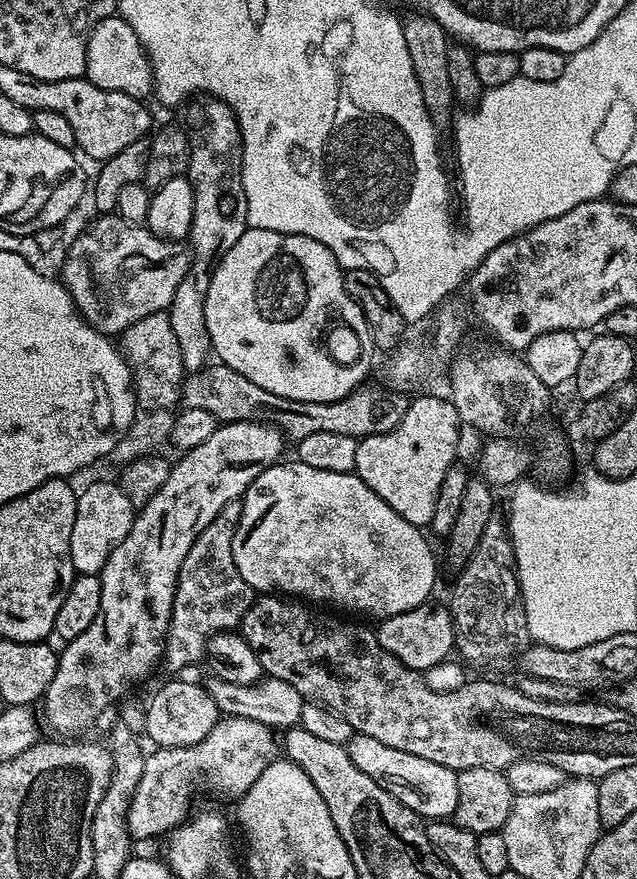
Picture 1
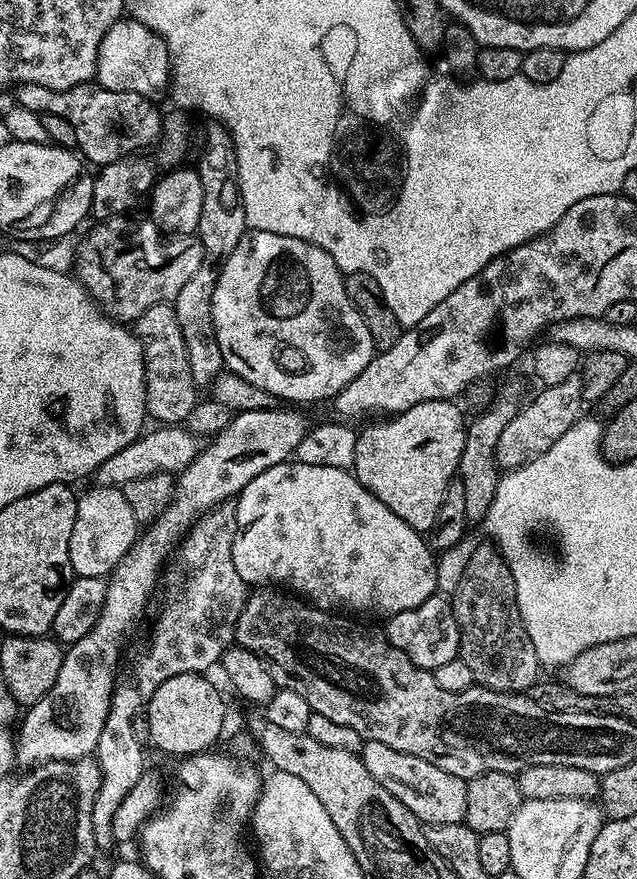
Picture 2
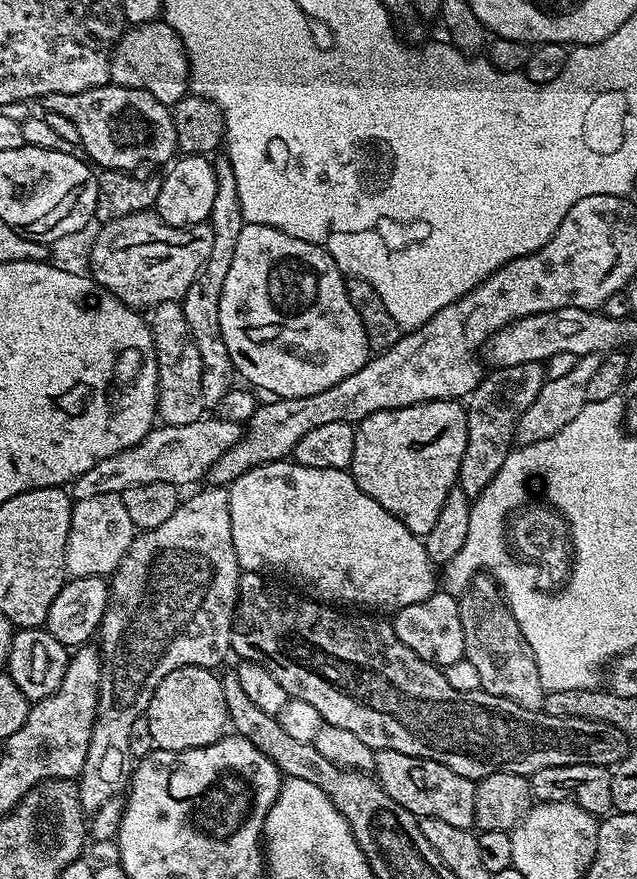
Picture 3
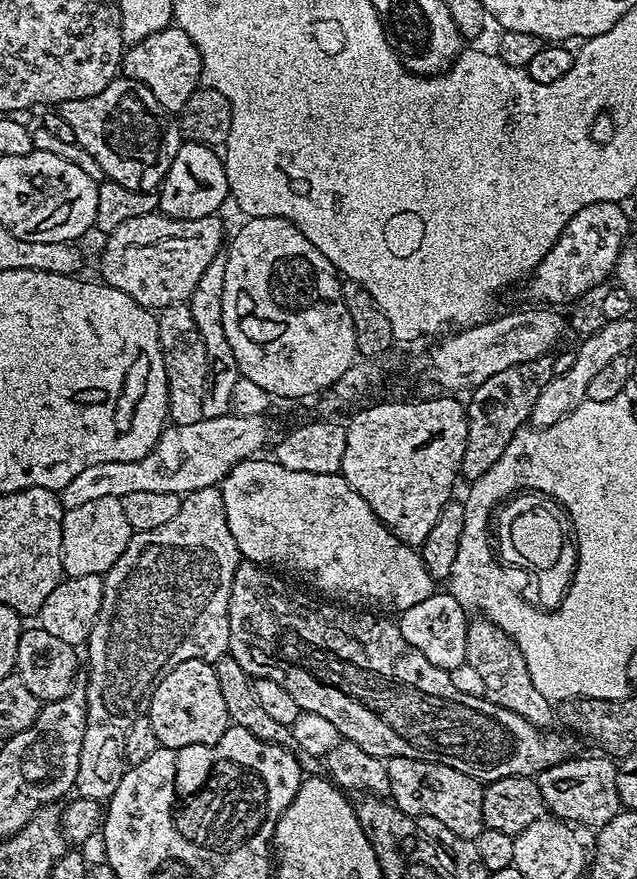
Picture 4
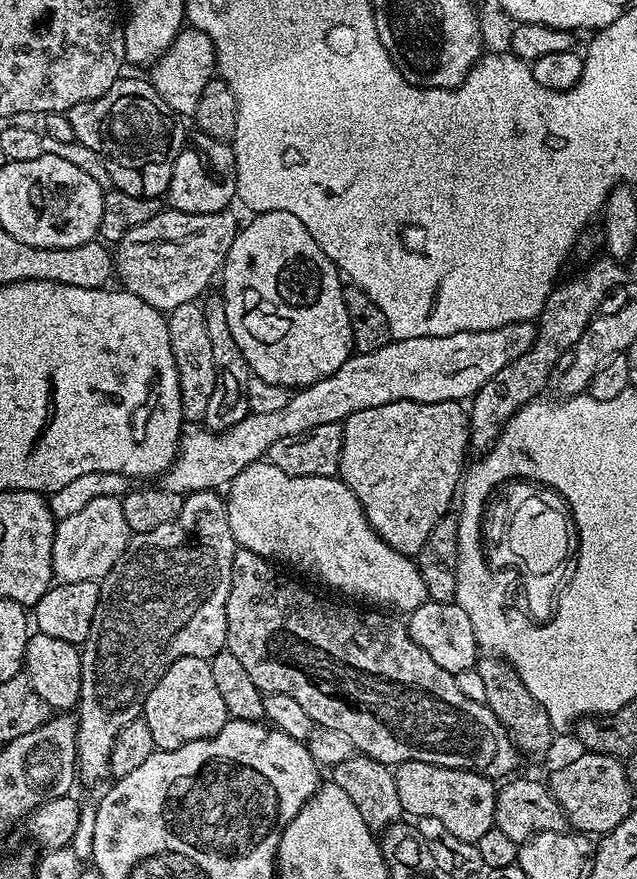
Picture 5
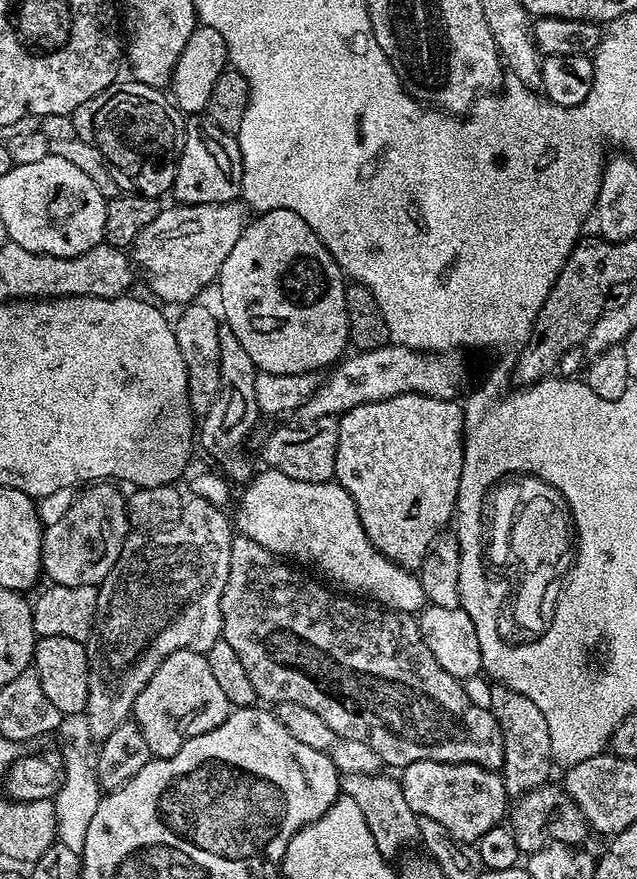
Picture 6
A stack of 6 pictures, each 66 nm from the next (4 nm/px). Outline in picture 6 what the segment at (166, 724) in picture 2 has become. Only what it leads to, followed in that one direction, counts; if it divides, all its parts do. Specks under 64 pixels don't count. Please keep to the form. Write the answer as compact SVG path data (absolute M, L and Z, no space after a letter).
M187 648L165 656L142 694L138 694L132 716L145 735L151 755L159 758L178 754L190 738L217 728L229 711L226 693L214 679L207 655Z

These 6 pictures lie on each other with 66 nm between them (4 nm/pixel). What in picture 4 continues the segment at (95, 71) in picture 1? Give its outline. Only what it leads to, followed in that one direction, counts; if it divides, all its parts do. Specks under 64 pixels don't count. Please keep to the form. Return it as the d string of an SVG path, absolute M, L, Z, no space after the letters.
M169 26L131 45L124 54L122 72L127 79L142 82L142 86L149 88L167 112L178 114L190 102L190 94L201 87L202 58L186 30Z

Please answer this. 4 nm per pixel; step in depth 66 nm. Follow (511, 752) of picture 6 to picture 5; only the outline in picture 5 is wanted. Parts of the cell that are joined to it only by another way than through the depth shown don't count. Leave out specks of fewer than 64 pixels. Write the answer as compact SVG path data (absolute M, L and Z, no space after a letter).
M488 654L477 659L475 670L481 676L486 689L488 708L508 727L517 749L525 757L546 755L548 747L552 744L552 735L554 735L552 723L542 702L538 702L538 698L534 698L534 694L530 694L530 690L526 690L526 682L522 682L522 678L518 678L518 674L513 670L511 664L499 656Z

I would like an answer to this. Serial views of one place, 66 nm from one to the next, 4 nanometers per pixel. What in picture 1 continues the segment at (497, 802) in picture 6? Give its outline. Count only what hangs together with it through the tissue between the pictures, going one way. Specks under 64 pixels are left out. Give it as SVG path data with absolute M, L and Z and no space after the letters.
M354 734L346 745L350 761L362 770L363 774L378 782L382 790L386 790L402 806L425 821L447 820L455 817L458 804L458 773L454 768L438 766L438 762L430 762L426 758L418 758L418 754L406 754L406 750L394 750L394 746L386 746L386 742L378 742L378 738Z

